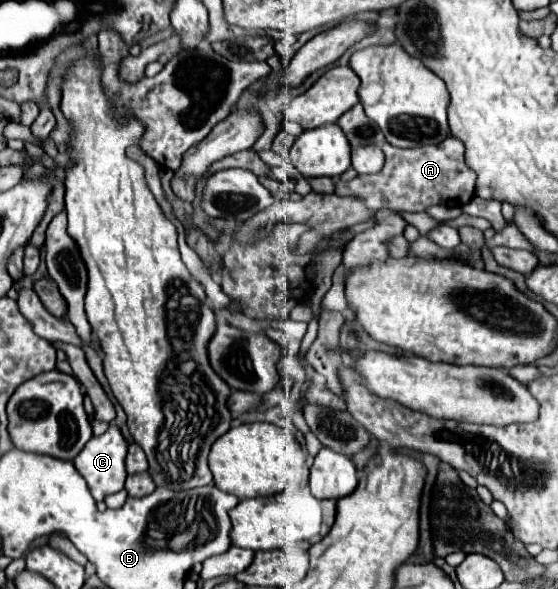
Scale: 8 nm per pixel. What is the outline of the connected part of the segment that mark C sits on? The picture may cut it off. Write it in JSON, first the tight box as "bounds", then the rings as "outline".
{"bounds":[73,423,127,501],"outline":[[[111,423],[109,429],[99,435],[93,437],[87,447],[83,447],[81,455],[77,455],[77,459],[73,459],[75,469],[83,475],[83,479],[87,481],[87,487],[91,491],[91,495],[95,497],[95,501],[103,501],[107,495],[117,493],[123,489],[127,471],[125,471],[125,455],[127,455],[127,443],[121,435],[121,431]]]}

